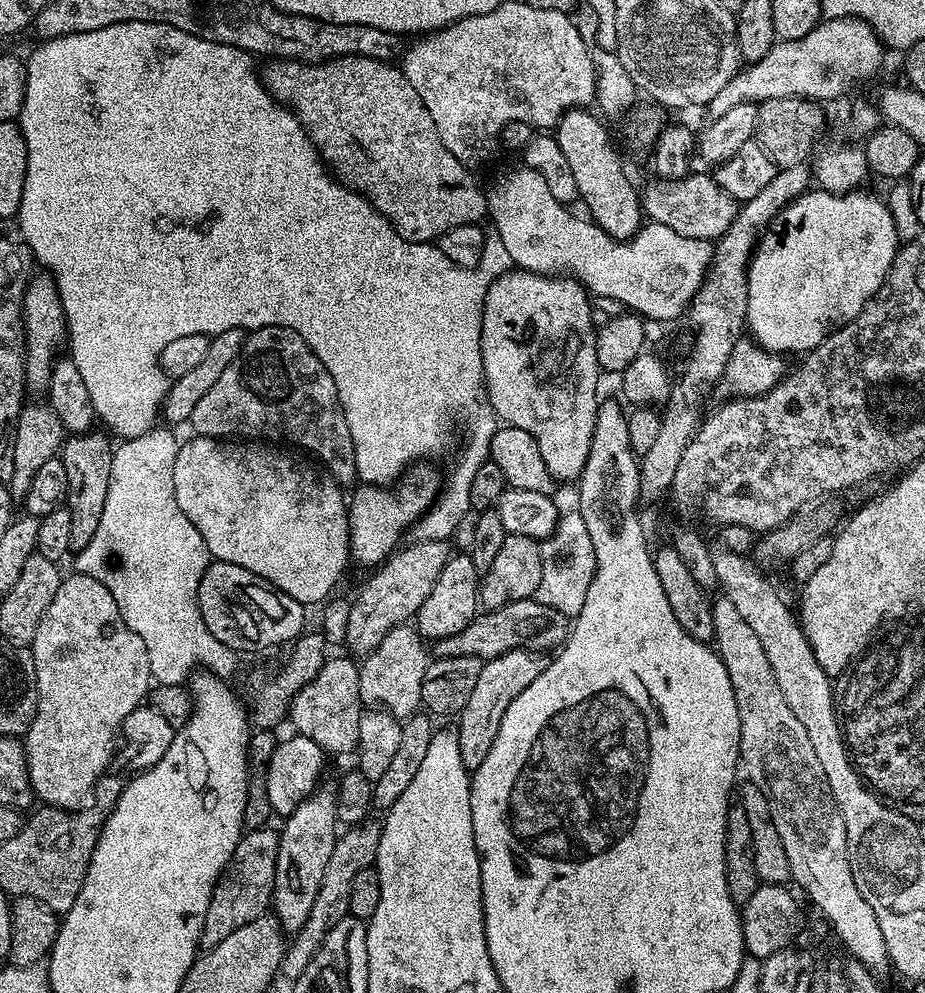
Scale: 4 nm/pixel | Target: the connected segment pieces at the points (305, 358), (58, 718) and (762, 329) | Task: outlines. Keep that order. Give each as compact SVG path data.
M266 326L247 333L238 358L234 358L234 362L230 362L230 366L222 370L222 378L218 378L218 382L214 382L214 386L210 386L210 391L199 400L198 406L194 406L190 427L198 436L247 438L252 442L283 442L285 445L298 444L306 448L310 455L317 456L328 467L327 475L337 484L355 485L358 477L354 442L350 426L346 426L340 402L334 378L330 378L326 366L322 366L322 362L316 357L314 350L306 346L304 339L289 328Z
M81 572L71 575L65 575L61 579L58 594L54 594L50 606L44 611L42 622L38 626L30 645L30 651L34 658L34 670L36 671L38 702L36 703L34 722L22 737L24 757L28 759L28 777L32 783L35 799L53 808L65 810L75 810L81 807L89 799L92 789L95 788L101 776L109 771L108 763L110 765L113 763L118 751L118 737L121 735L124 719L145 703L154 684L146 642L142 642L142 638L138 638L138 634L134 634L134 630L130 630L130 626L126 626L126 622L118 610L118 602L114 602L114 594L110 594L110 590L106 590L106 586L102 582L98 582L98 578L90 578Z
M809 190L780 209L780 228L773 227L760 237L748 266L746 328L752 331L749 332L751 339L767 352L811 352L829 334L850 323L888 277L902 243L887 203L864 191L833 194Z

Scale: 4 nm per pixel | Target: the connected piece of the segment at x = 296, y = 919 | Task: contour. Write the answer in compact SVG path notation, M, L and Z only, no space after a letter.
M311 792L289 816L283 817L284 829L279 829L280 844L276 847L276 869L271 911L285 933L295 934L306 926L314 898L318 898L318 886L322 886L322 874L326 874L326 862L334 854L338 839L336 818L336 792Z

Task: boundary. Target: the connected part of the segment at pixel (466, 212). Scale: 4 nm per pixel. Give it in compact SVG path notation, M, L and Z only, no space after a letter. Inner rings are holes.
M338 56L334 60L321 60L319 64L306 64L299 60L283 58L273 59L269 64L272 65L262 72L265 88L275 100L289 108L298 118L298 122L312 139L312 145L319 152L320 159L330 169L331 175L335 176L341 184L351 188L353 192L364 195L396 227L397 234L403 236L405 240L413 240L419 244L436 242L446 230L454 229L455 226L481 223L487 217L488 202L485 189L480 188L477 180L470 174L471 169L460 159L455 158L454 154L442 144L441 138L438 137L438 126L434 126L434 118L430 118L430 110L426 110L422 98L418 98L418 90L410 86L403 71L395 63L376 60L373 56Z

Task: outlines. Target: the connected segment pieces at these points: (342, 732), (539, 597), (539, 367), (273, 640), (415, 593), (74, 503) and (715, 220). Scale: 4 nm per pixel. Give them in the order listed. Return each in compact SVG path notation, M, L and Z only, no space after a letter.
M329 657L319 674L293 698L289 708L288 718L295 726L293 729L329 755L353 753L357 749L358 726L364 711L359 665L355 659L345 657Z
M578 510L565 511L555 530L539 545L542 582L539 583L534 598L542 605L558 610L564 616L574 618L585 605L586 592L596 575L597 558L585 519Z
M511 270L498 276L496 281L488 287L488 293L484 299L484 313L482 314L482 338L480 339L480 349L482 350L482 366L484 367L484 387L491 411L501 416L505 425L513 428L526 430L538 442L538 450L542 454L542 462L550 470L553 481L560 480L575 481L579 477L581 470L586 466L588 455L590 454L590 442L594 438L594 422L596 421L596 410L598 399L596 400L596 387L600 384L602 370L598 366L596 357L596 328L592 324L594 317L593 301L587 288L578 280L559 276L543 276L537 272L526 272L523 270Z
M221 560L209 563L208 569L202 574L202 582L198 586L198 606L202 610L202 618L218 638L227 648L235 650L237 653L260 652L263 648L272 648L275 644L291 645L305 631L304 612L305 605L299 604L290 594L279 592L271 584L267 584L262 578L250 574L250 570L242 570L242 566L234 566L230 562Z
M417 540L409 545L409 548L401 547L393 552L373 571L376 573L361 586L352 608L347 609L348 625L343 643L353 657L369 656L390 630L409 623L415 617L422 602L430 598L430 590L434 582L438 582L438 574L442 574L442 568L454 554L453 545L446 540Z
M99 431L69 435L62 445L68 486L66 507L70 514L70 542L76 550L90 546L90 538L94 538L94 533L98 530L98 522L102 519L102 510L105 509L107 491L110 488L114 444L107 440L109 437L103 431Z
M699 170L684 176L680 180L653 179L653 184L648 184L640 192L640 206L644 209L644 215L651 223L670 226L678 234L686 238L698 238L715 242L730 230L730 226L736 218L738 201L711 175L708 176Z

